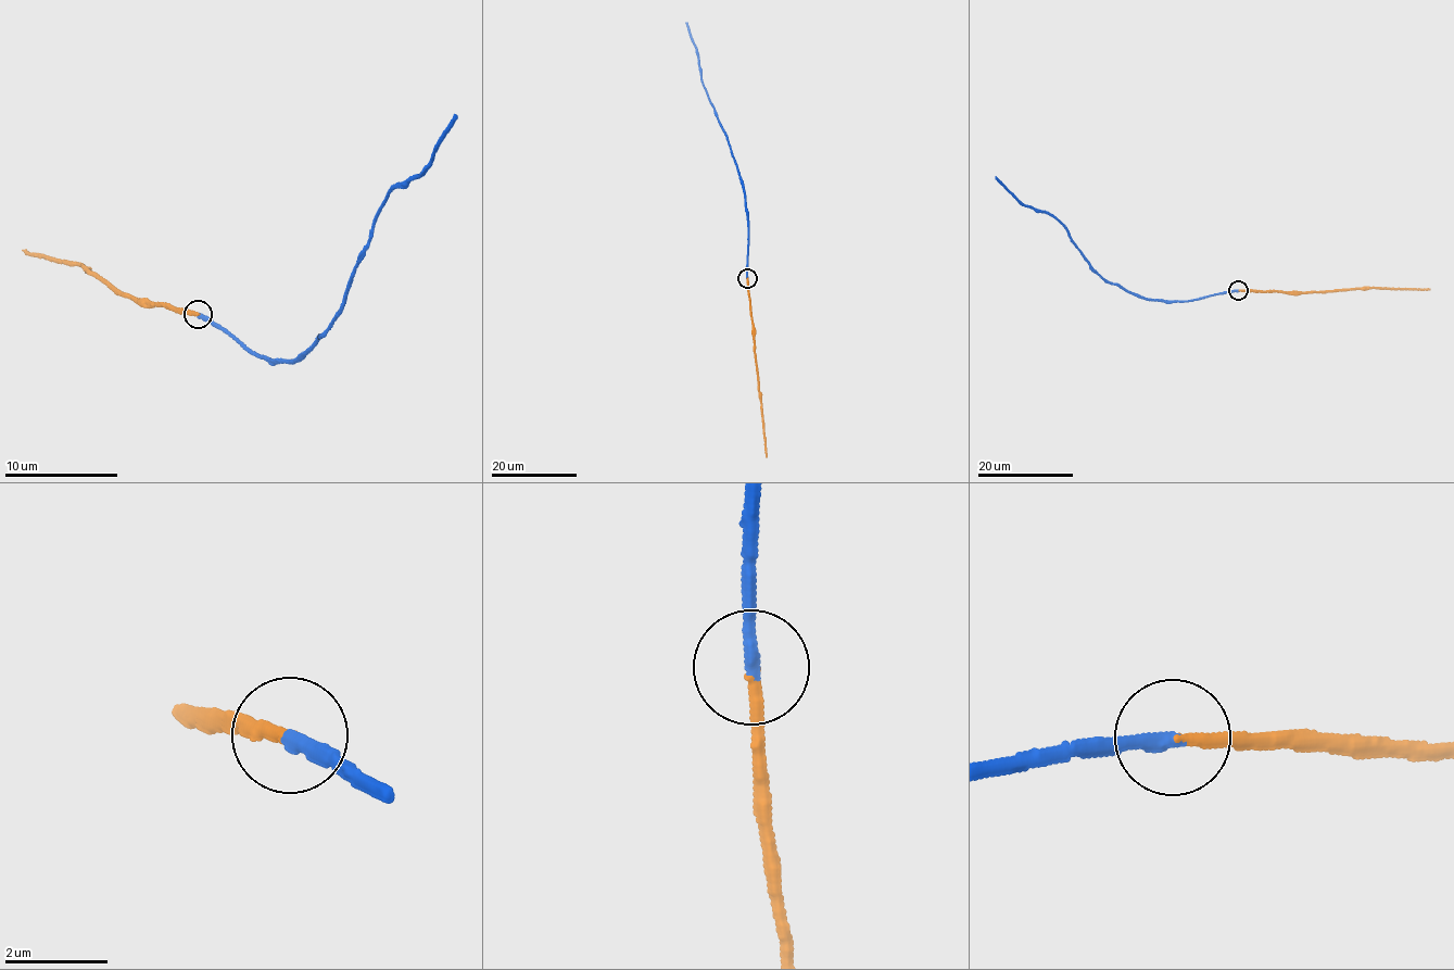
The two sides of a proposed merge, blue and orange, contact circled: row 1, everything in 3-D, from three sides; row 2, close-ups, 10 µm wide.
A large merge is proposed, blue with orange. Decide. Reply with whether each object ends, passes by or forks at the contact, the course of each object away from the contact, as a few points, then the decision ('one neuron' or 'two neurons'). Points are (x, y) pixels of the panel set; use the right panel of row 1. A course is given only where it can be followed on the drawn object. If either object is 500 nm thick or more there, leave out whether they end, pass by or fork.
blue ends; orange ends; course blue (1239, 290), (1167, 303), (1138, 297), (1105, 280), (1053, 217), (1024, 206), (996, 177); course orange (1239, 290), (1302, 292), (1368, 287), (1429, 289); one neuron

